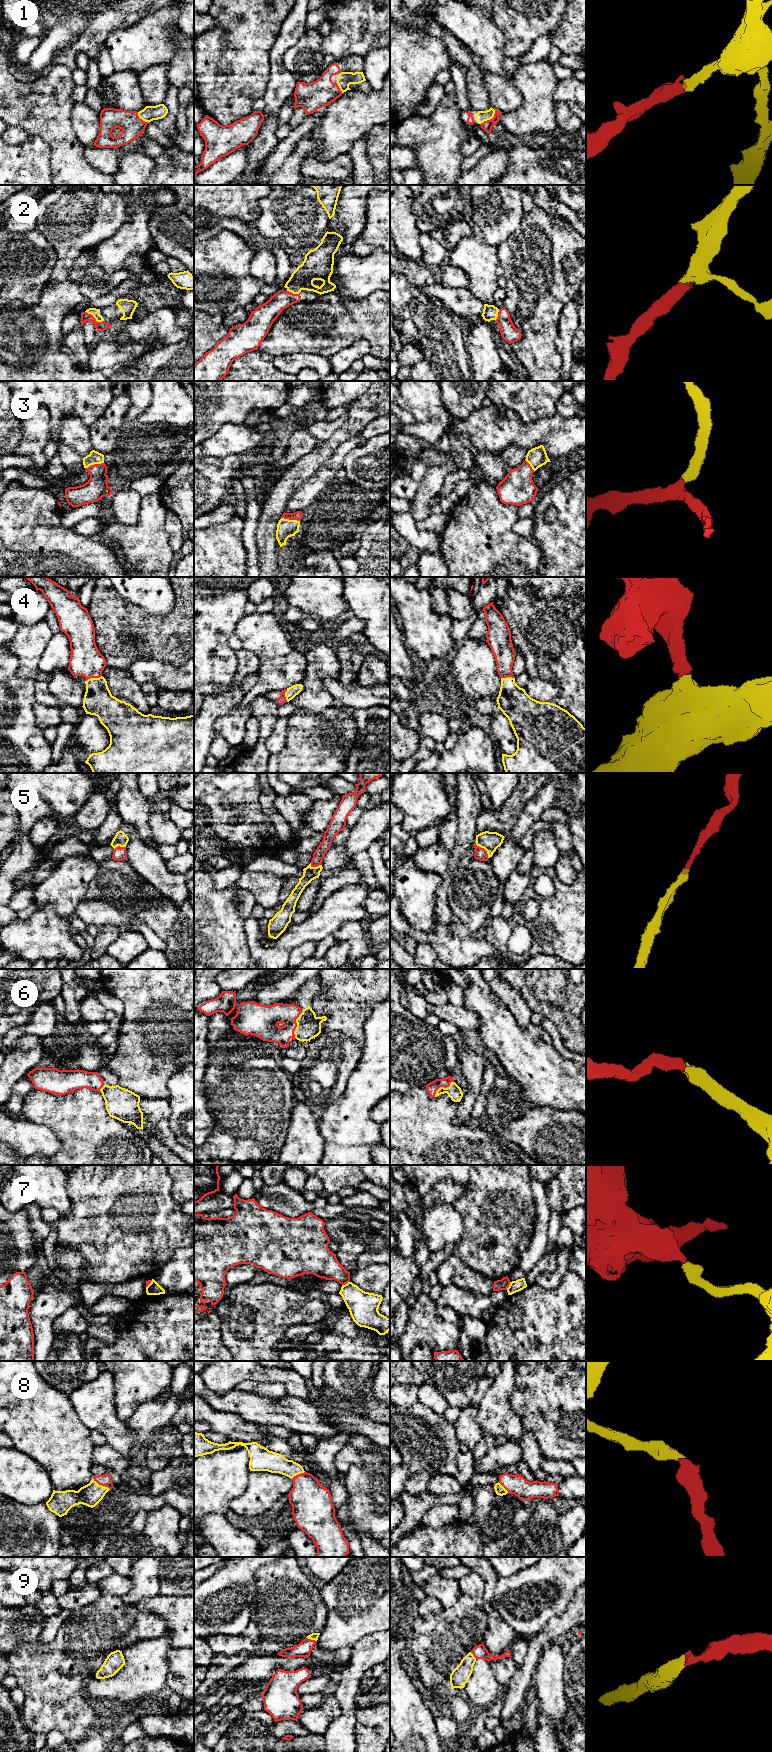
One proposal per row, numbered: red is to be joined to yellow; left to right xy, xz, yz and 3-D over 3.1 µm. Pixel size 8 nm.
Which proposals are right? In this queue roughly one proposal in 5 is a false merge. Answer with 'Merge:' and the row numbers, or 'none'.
Merge: 1, 2, 3, 4, 5, 6, 8, 9

